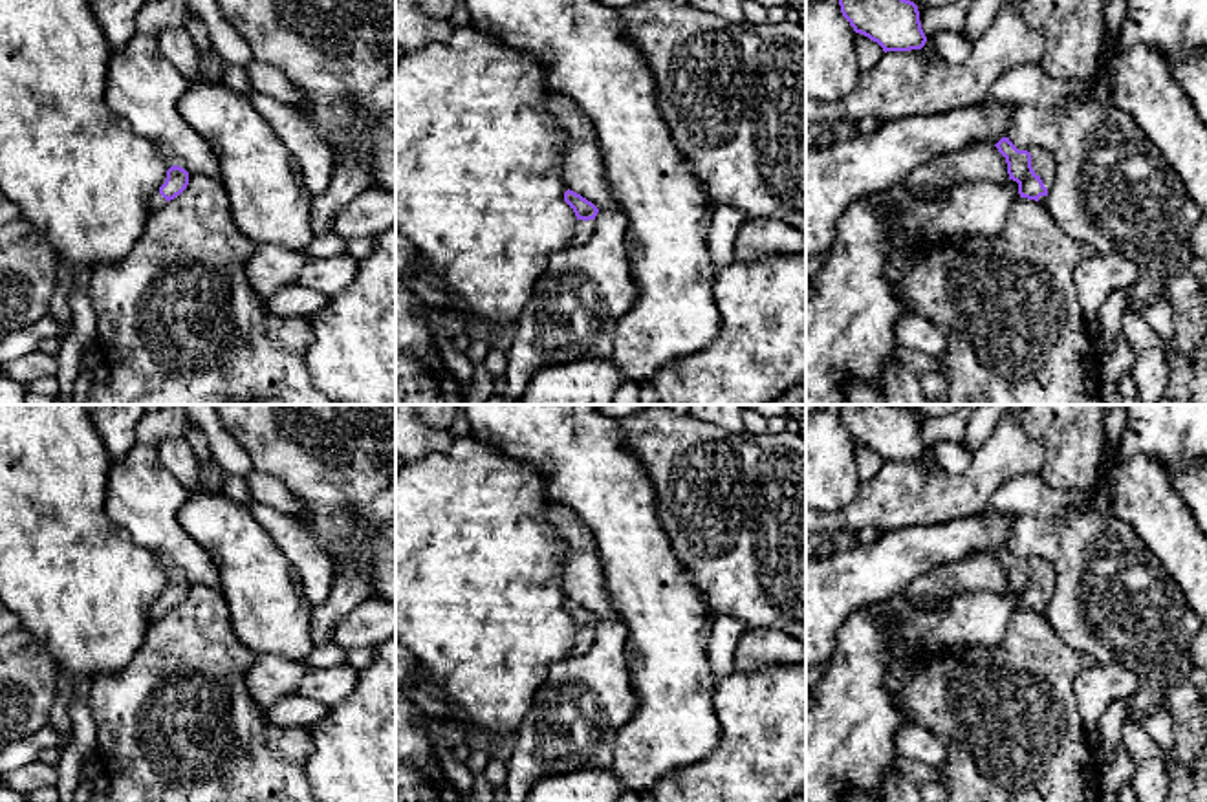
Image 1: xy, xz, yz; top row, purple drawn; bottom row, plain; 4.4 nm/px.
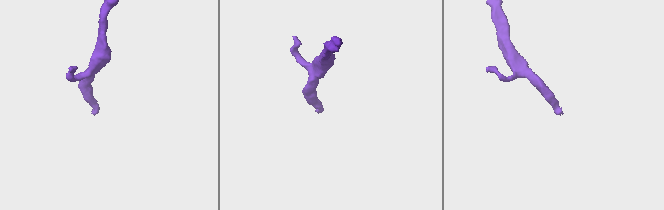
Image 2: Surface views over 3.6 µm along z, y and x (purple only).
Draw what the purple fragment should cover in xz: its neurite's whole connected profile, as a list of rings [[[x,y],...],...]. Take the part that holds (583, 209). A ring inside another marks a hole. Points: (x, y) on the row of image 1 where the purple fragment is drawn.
[[[570,189],[564,192],[564,201],[573,209],[577,216],[575,231],[570,238],[568,247],[586,244],[595,231],[595,216],[599,209]]]

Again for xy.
[[[163,148],[163,154],[167,159],[167,179],[152,196],[150,214],[179,196],[189,185],[189,172],[185,170],[183,159],[170,148]]]

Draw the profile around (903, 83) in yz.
[[[1007,0],[987,31],[973,42],[963,64],[941,60],[927,38],[921,49],[886,51],[879,62],[859,73],[852,93],[821,103],[806,97],[806,148],[837,121],[875,115],[883,121],[932,115],[978,106],[1009,68],[1038,64],[1042,37],[1022,16],[1024,0]]]

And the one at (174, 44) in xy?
[[[185,27],[165,29],[158,38],[159,53],[194,84],[201,82],[201,53]]]

